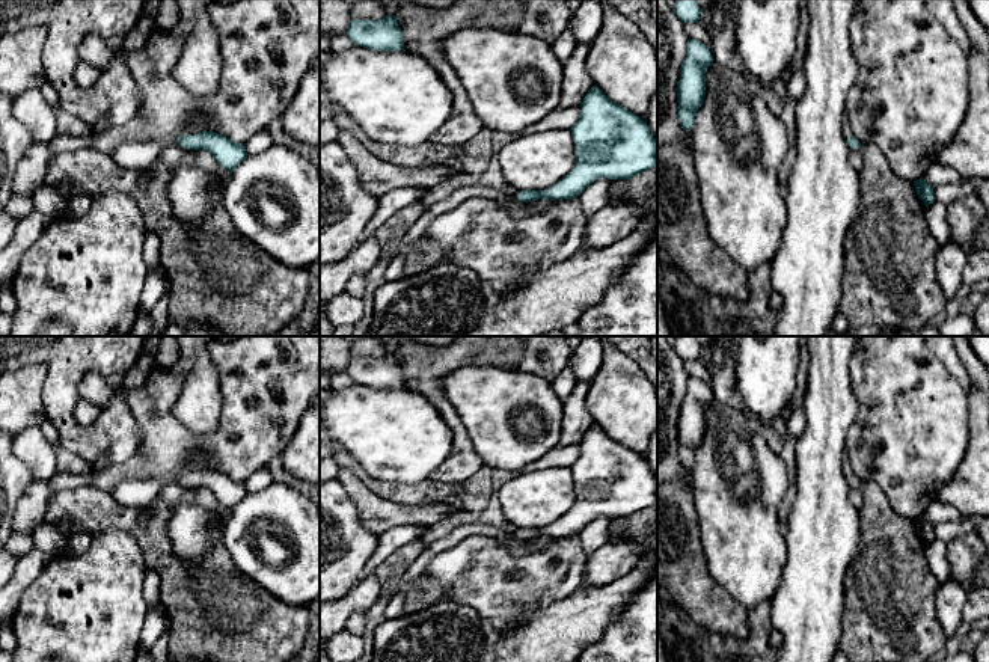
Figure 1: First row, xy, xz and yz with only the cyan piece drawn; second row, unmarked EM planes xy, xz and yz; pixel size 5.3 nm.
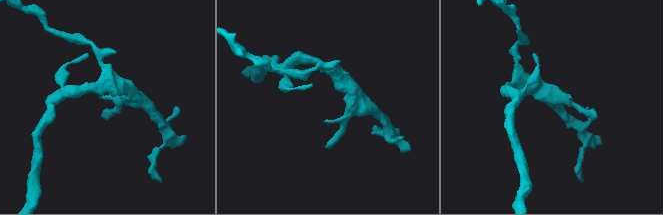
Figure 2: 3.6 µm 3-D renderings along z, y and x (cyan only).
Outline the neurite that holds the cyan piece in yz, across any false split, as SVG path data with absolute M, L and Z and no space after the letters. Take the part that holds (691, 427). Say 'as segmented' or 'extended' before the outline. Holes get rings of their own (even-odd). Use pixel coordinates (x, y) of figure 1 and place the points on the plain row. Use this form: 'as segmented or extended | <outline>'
as segmented | M687 377L686 395L680 406L680 418L675 425L678 439L678 458L684 469L690 470L695 452L706 434L706 410L713 401L709 383Z

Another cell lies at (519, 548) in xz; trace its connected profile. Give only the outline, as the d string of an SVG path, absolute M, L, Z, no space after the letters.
M510 535L499 537L501 543L504 543L513 555L523 556L526 553L531 553L534 550L540 550L546 544L550 543L550 537L538 537L534 540L516 540Z

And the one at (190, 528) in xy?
M172 504L167 535L172 550L182 562L194 562L213 550L213 534L223 528L226 519L210 508Z

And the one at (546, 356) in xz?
M525 336L519 369L553 382L568 365L573 351L564 336Z

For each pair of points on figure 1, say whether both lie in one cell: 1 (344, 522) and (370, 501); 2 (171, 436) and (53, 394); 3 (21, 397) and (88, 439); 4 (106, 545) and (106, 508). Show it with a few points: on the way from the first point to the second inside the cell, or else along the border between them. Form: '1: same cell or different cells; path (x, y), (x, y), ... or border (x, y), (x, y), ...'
1: different cells; border (339, 481), (356, 507), (361, 522), (377, 537)
2: different cells; border (119, 392), (136, 422), (140, 444)
3: different cells; border (44, 376), (42, 412), (47, 418)
4: different cells; border (92, 534), (125, 530), (139, 543)

